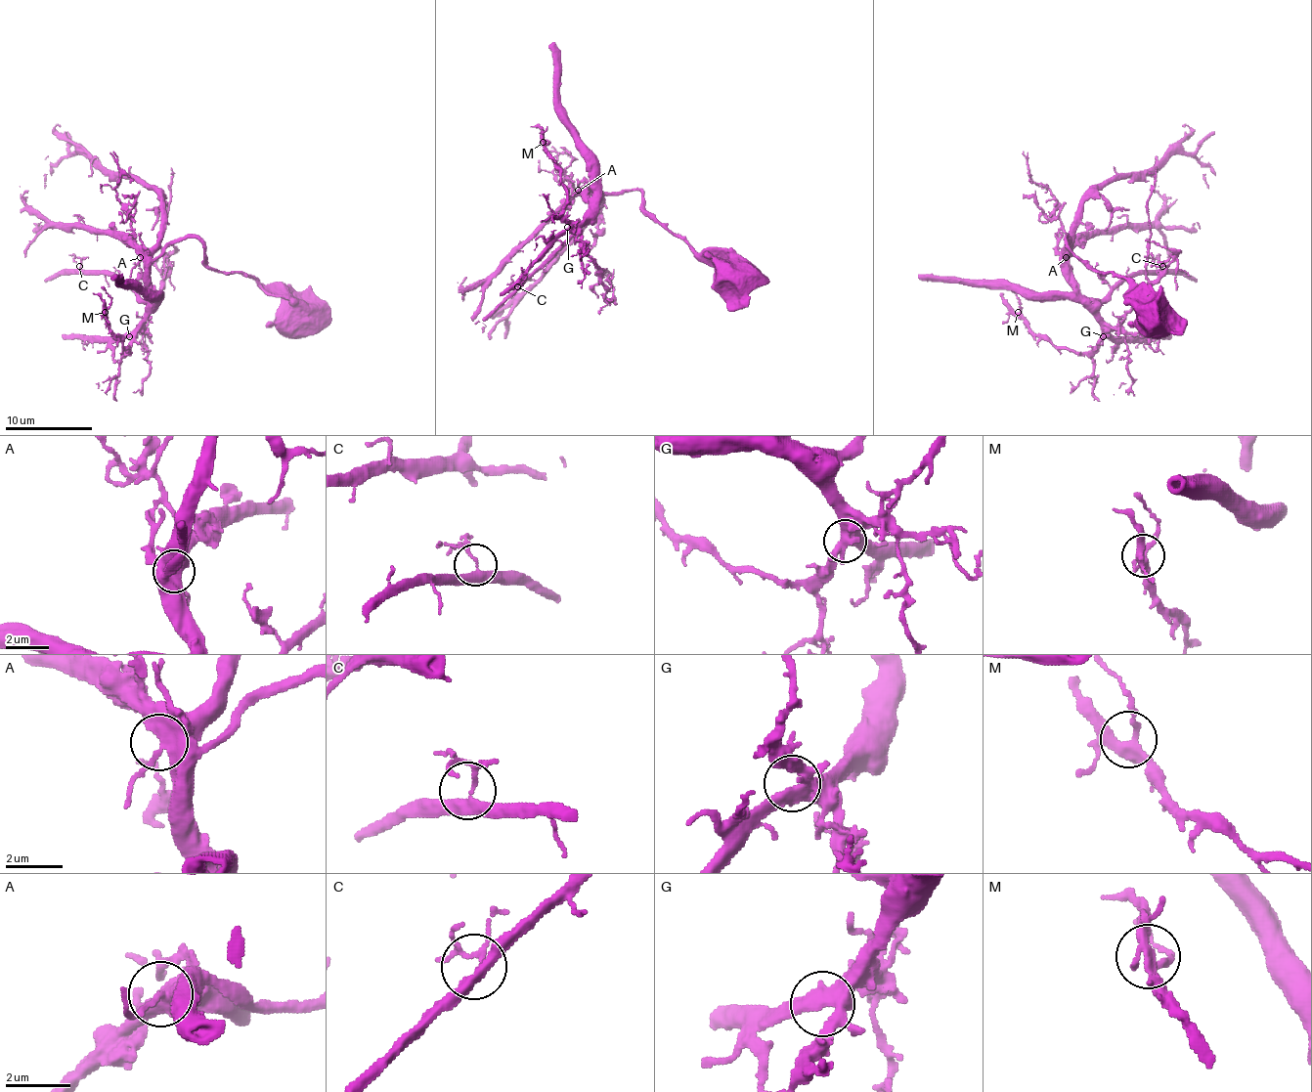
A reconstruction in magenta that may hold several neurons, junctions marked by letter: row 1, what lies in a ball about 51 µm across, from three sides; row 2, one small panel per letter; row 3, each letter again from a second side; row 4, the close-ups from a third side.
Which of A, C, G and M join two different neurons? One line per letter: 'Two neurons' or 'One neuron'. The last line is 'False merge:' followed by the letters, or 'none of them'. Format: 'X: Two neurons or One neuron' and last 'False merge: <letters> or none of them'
A: One neuron
C: One neuron
G: One neuron
M: One neuron
False merge: none of them

